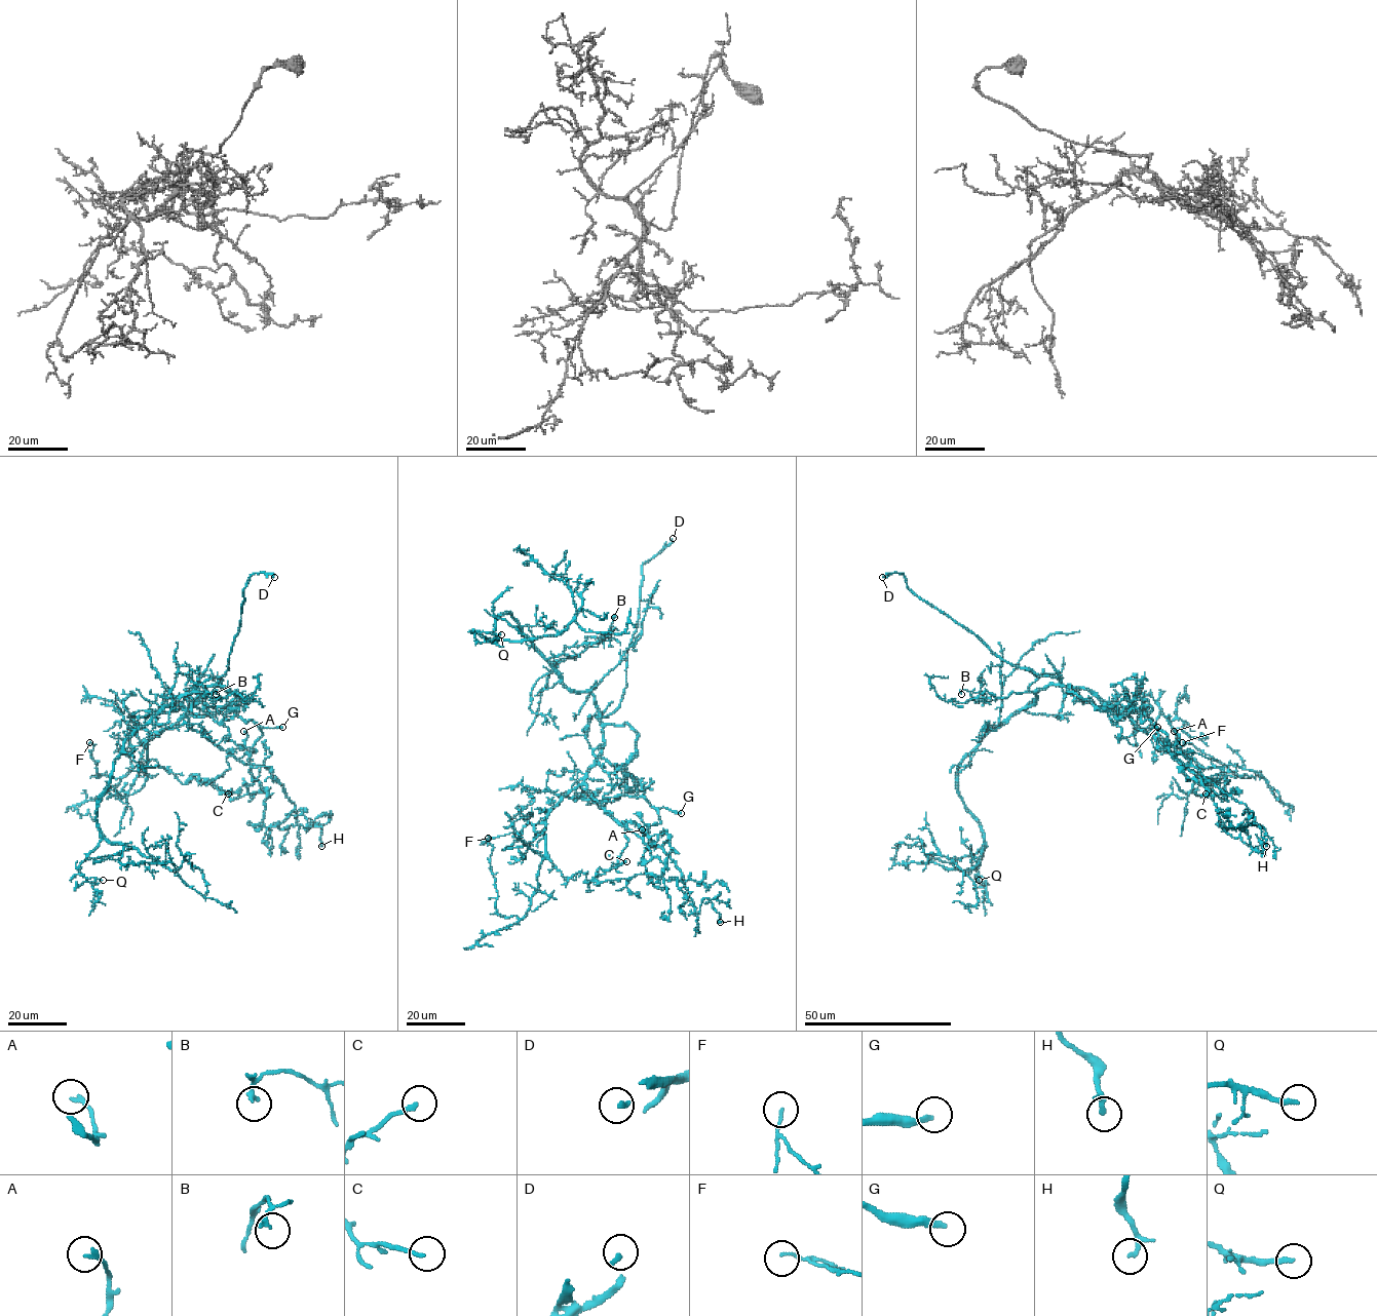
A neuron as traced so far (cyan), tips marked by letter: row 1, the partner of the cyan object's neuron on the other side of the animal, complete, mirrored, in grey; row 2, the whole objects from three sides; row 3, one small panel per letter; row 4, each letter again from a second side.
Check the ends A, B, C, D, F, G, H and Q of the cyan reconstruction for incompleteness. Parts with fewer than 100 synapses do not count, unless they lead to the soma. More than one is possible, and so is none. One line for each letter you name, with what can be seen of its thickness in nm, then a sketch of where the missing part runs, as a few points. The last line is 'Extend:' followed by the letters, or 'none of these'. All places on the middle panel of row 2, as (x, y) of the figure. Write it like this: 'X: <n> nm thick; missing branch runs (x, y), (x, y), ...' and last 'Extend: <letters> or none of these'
D: 170 nm thick; missing branch runs (673, 538), (670, 516), (668, 520)
G: 240 nm thick; missing branch runs (681, 813), (710, 810), (752, 817), (759, 825), (758, 838), (782, 853), (780, 868)
Extend: D, G

